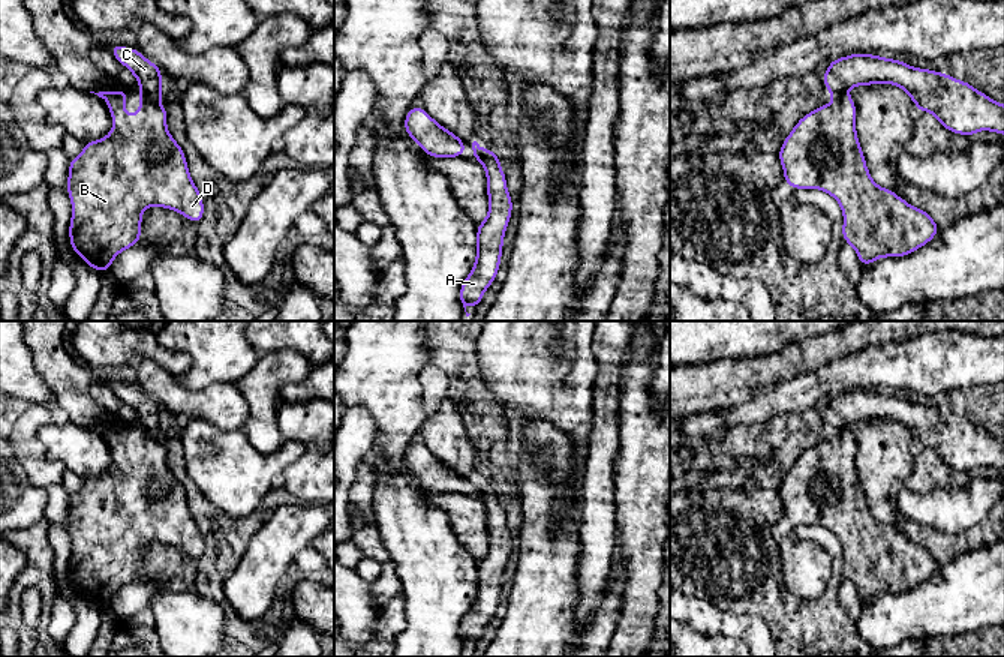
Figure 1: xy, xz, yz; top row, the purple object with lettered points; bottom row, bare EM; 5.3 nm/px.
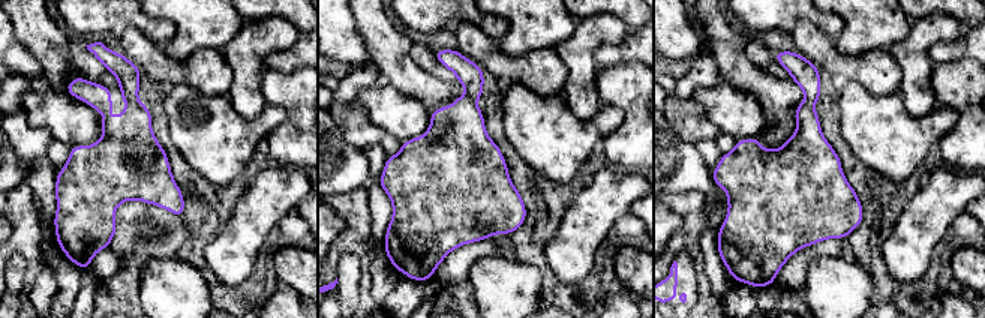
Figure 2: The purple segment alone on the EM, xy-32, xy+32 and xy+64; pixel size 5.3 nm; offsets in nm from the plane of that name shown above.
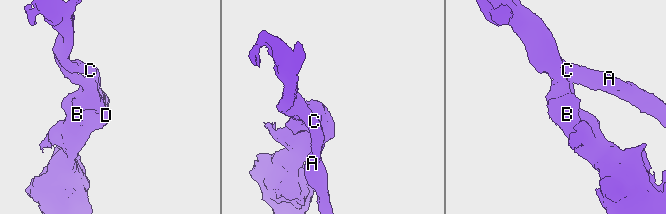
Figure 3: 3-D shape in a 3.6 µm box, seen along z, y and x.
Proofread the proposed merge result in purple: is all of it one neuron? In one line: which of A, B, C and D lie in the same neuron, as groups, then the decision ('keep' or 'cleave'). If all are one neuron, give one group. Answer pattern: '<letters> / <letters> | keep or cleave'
A C / B D | cleave

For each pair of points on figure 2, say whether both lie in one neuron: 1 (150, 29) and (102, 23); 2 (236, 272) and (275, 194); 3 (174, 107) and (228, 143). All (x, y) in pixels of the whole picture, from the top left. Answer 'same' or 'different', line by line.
1: same
2: same
3: same

